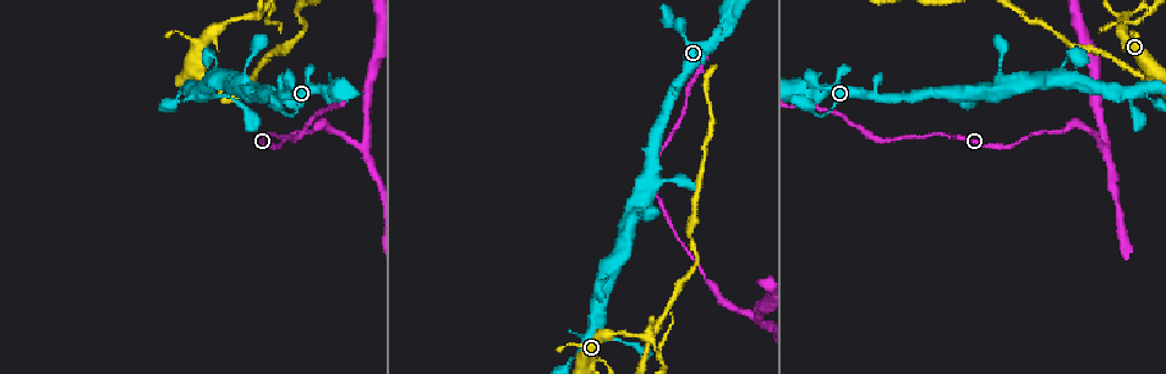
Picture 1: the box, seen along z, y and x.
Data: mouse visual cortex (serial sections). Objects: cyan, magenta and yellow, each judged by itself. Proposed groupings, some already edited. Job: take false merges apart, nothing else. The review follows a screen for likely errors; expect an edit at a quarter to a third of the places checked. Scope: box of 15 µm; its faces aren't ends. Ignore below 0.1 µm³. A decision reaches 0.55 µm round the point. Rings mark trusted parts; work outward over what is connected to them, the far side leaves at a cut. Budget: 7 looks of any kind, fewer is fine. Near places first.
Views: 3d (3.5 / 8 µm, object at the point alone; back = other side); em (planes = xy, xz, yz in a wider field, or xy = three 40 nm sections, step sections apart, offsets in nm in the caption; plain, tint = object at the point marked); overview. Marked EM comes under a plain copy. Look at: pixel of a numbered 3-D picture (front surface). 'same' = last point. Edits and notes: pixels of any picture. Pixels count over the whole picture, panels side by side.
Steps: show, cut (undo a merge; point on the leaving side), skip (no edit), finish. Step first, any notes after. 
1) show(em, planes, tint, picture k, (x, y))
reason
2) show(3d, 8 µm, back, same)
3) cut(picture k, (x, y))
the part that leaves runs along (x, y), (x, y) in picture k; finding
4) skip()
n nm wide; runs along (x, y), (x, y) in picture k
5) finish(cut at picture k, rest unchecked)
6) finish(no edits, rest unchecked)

show(3d, 8 µm, picture 1, (607, 364))
thin neck

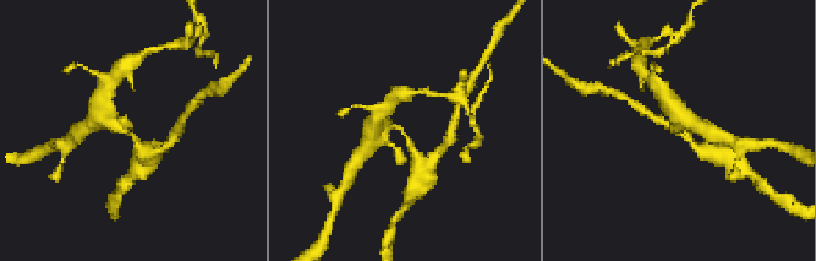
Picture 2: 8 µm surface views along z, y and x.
show(3d, 3.5 µm, picture 2, (130, 135))
closer look

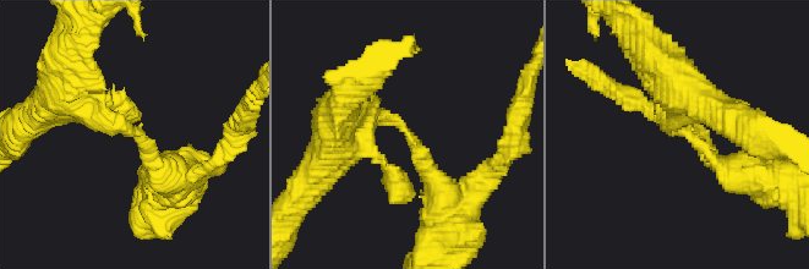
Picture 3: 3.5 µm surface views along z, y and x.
cut(picture 3, (715, 158))
arms of 250, 300 nm; a second cell is stuck on

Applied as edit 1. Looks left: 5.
show(overview)

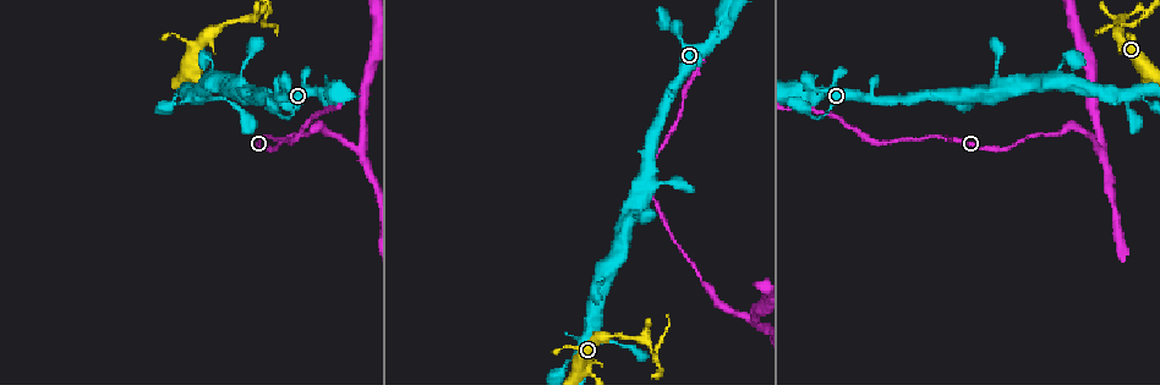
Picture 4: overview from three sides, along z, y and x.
show(3d, 8 µm, picture 4, (359, 149))
three-way junction

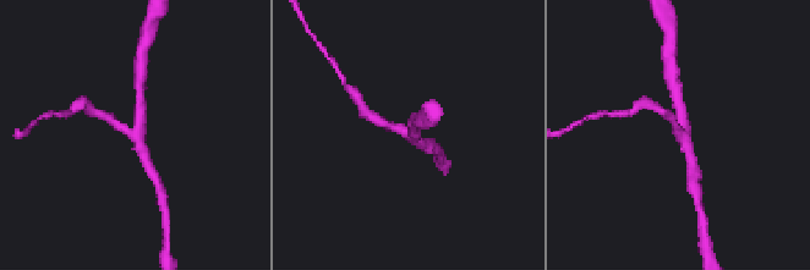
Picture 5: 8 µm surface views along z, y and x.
show(3d, 3.5 µm, picture 5, (682, 134))
closer look

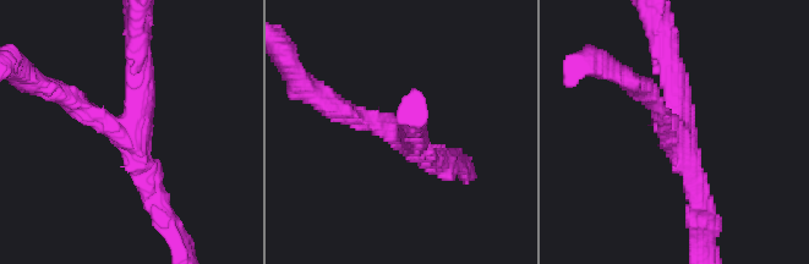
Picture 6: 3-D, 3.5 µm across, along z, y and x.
show(em, planes, tint, picture 6, (398, 135))
3 arms; arms of 250, 300, 300 nm; now the EM

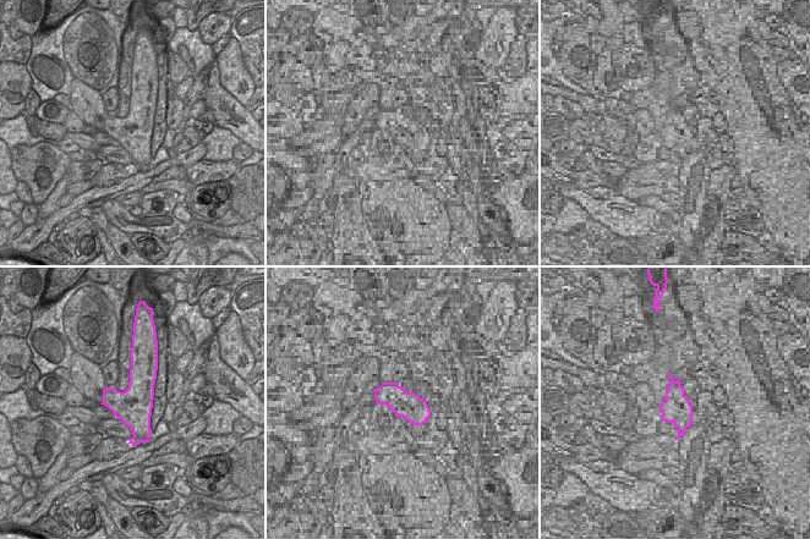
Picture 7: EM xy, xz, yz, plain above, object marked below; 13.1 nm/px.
skip()
runs along (58, 91), (121, 128), (136, 54) in picture 6; one cell here

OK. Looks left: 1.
finish(cut at picture 3, rest unchecked)

